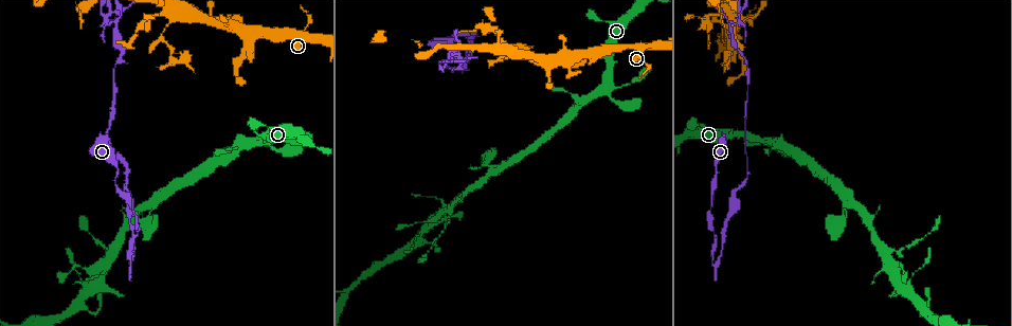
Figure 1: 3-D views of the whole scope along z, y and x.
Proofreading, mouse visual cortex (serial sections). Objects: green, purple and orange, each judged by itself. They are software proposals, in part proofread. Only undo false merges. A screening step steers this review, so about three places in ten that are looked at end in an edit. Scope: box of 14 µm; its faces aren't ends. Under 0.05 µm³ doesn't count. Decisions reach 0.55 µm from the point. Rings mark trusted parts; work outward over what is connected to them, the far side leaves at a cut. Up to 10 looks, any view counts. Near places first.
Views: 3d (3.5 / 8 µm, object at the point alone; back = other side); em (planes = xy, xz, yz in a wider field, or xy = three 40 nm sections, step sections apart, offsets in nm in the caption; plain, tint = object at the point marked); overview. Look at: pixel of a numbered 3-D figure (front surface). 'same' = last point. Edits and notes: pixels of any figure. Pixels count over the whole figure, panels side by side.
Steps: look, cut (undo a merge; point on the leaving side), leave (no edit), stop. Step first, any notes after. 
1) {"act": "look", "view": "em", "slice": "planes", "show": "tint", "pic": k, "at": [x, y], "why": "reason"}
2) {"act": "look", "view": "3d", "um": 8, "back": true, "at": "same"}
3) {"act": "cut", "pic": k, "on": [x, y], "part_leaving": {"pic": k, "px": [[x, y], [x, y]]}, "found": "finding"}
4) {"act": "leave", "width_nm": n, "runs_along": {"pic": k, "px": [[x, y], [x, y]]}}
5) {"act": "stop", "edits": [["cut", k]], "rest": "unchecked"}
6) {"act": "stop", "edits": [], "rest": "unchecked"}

{"act": "look", "view": "em", "slice": "xy", "step": 2, "show": "tint", "pic": 1, "at": [730, 53], "why": "sharp bend"}

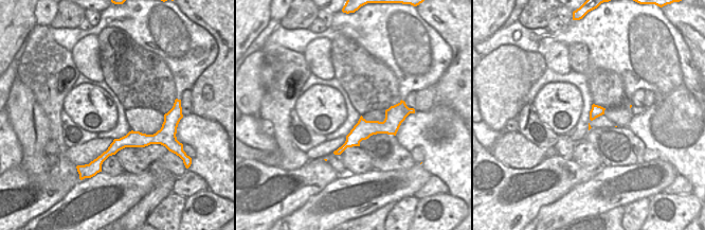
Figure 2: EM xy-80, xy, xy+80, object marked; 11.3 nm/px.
{"act": "look", "view": "3d", "um": 3.5, "back": true, "at": "same"}

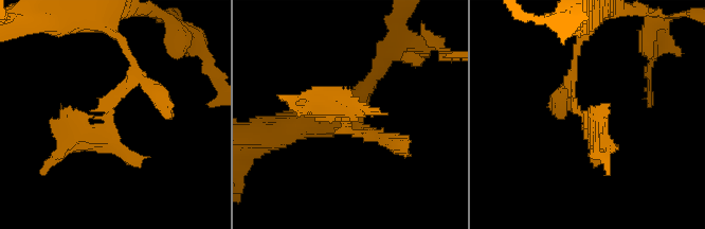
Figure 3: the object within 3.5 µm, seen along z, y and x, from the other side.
{"act": "cut", "pic": 3, "on": [603, 137], "part_leaving": {"pic": 3, "px": [[588, 126], [601, 139], [609, 104]]}, "found": "two cells meet here"}

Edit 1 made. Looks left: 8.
{"act": "look", "view": "3d", "um": 3.5, "pic": 1, "at": [131, 260], "why": "sharp bend"}

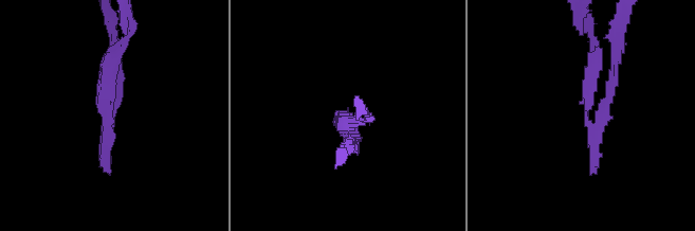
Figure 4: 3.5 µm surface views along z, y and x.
{"act": "look", "view": "em", "slice": "xy", "step": 1, "show": "plain", "pic": 4, "at": [109, 119], "why": "need the tissue"}

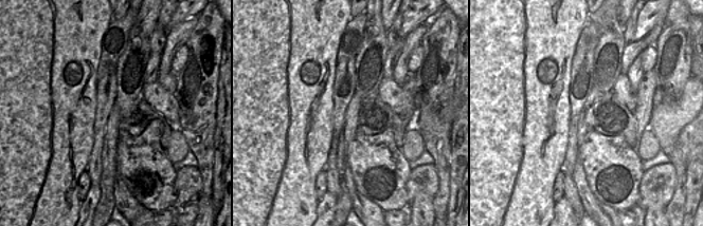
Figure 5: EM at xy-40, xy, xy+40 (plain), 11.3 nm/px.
{"act": "look", "view": "em", "slice": "xy", "step": 1, "show": "tint", "at": "same"}

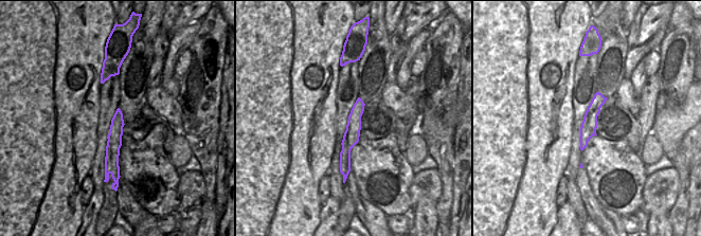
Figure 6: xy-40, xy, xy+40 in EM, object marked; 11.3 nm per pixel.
{"act": "cut", "pic": 4, "on": [610, 88], "part_leaving": {"pic": 4, "px": [[593, 123], [613, 91], [620, 22]]}, "found": "two cells meet here"}

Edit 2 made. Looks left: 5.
{"act": "look", "view": "overview"}

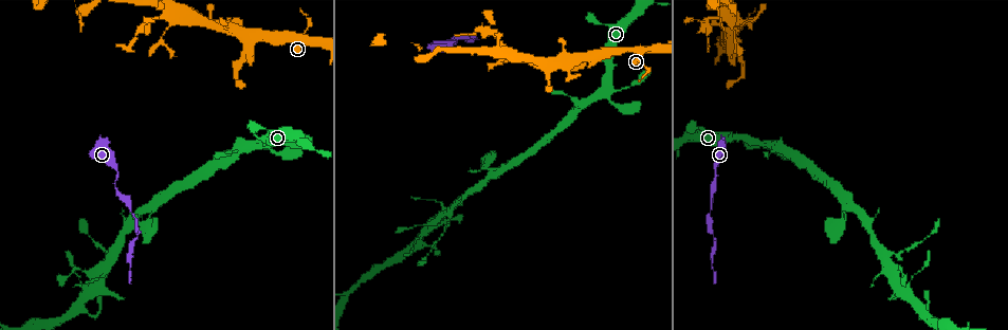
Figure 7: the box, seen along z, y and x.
{"act": "look", "view": "3d", "um": 3.5, "pic": 7, "at": [452, 209], "why": "thin arm on a thick one"}

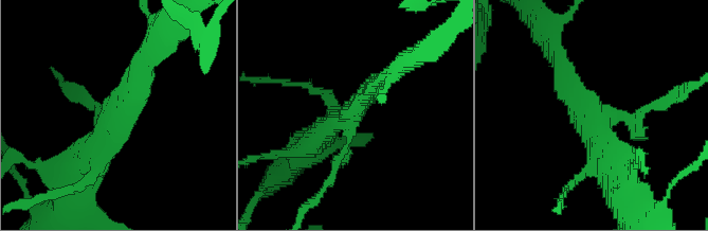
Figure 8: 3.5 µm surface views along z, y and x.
{"act": "look", "view": "em", "slice": "xy", "step": 3, "show": "tint", "pic": 8, "at": [595, 130]}

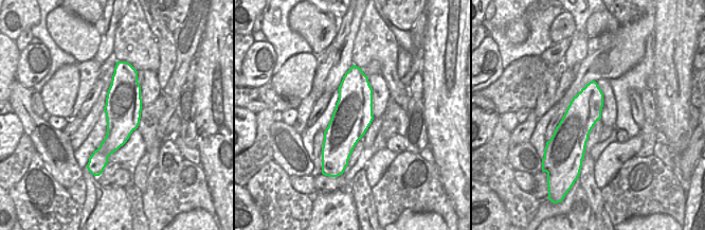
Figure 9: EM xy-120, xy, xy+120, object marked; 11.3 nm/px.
{"act": "look", "view": "em", "slice": "planes", "show": "tint", "at": "same", "why": "another direction"}

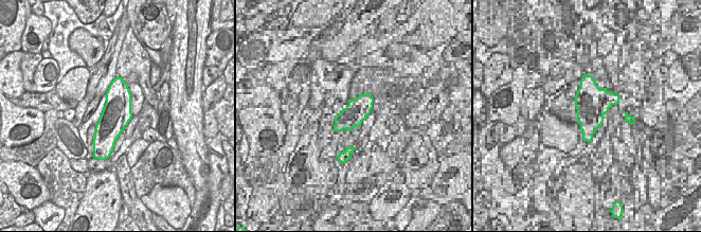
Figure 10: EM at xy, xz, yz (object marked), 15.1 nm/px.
{"act": "leave", "runs_along": {"pic": 8, "px": [[141, 76], [82, 172], [78, 188]]}, "found": "all the same cell"}

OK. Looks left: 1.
{"act": "stop", "edits": [["cut", 3], ["cut", 4]], "rest": "unchecked"}

